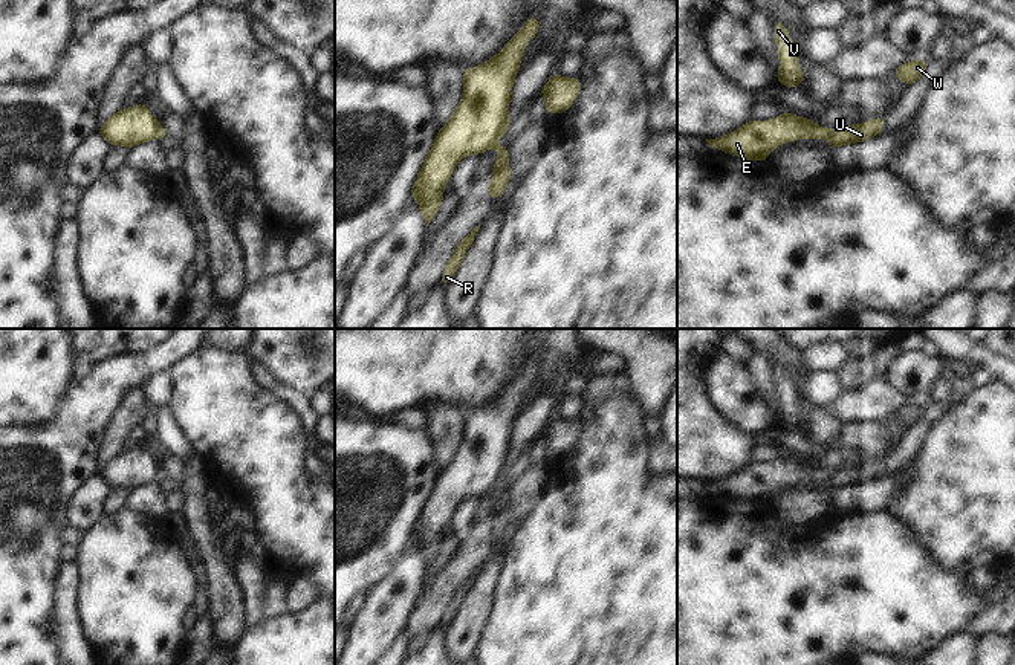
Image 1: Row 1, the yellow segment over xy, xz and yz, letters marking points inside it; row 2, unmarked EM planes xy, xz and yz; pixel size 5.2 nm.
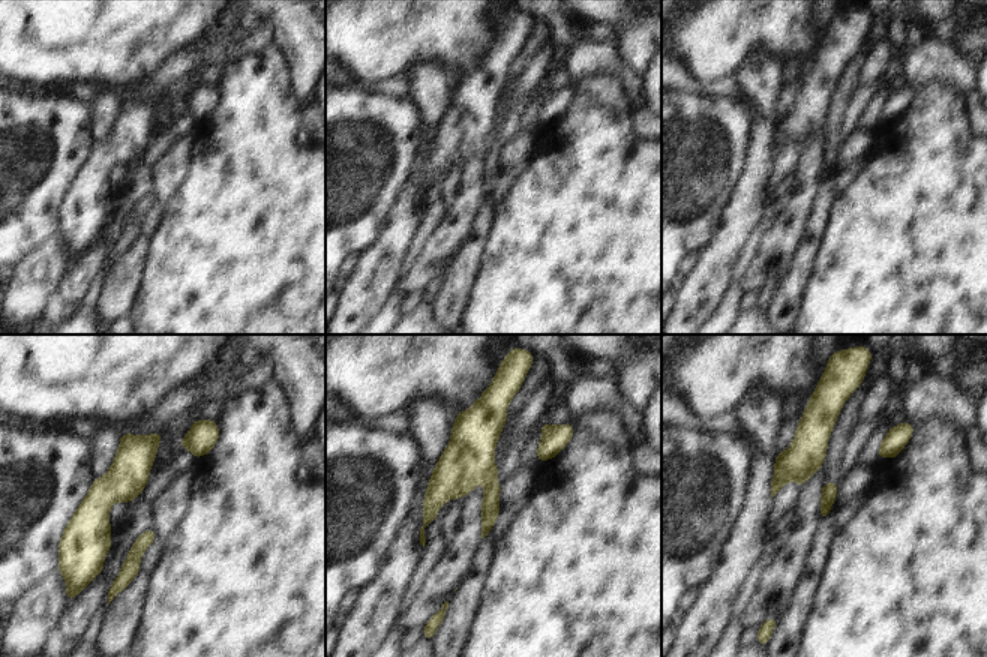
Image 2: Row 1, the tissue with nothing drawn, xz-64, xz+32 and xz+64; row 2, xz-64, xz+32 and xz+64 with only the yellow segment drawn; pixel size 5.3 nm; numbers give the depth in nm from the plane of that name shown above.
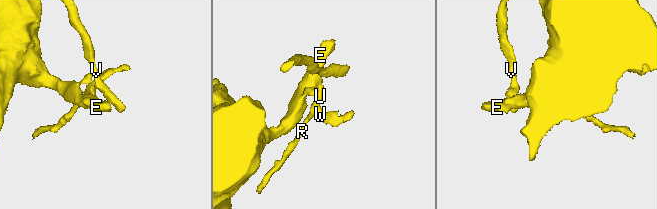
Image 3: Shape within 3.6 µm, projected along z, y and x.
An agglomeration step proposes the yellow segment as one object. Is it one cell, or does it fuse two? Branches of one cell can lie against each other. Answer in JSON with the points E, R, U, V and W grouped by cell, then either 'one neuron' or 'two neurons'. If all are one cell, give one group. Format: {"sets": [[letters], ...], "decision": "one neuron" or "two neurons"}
{"sets": [["E", "V"], ["R", "U", "W"]], "decision": "two neurons"}

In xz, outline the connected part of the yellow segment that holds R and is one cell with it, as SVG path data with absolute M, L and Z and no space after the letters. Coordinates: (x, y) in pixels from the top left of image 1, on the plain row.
M480 567L475 569L463 582L462 586L456 590L445 615L442 616L442 628L446 630L457 611L460 610L460 604L463 601L463 596L471 590L474 579L477 578L480 572Z

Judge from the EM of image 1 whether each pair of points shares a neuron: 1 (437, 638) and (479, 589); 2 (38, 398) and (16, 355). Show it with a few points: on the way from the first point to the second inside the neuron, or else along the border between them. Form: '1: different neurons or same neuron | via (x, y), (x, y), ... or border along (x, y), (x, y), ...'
1: different neurons | border along (444, 630), (445, 648)
2: same neuron | via (28, 387), (19, 378), (16, 366)

